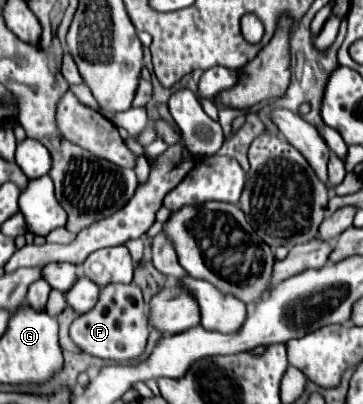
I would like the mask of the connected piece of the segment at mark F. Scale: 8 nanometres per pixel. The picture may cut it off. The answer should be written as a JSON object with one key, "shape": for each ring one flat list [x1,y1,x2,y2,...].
{"shape":[[136,284,100,286,100,296,96,306,86,314,80,314,70,326,70,338,80,350,110,362,130,362,142,356,148,332,150,332,148,306,142,298,142,290]]}

